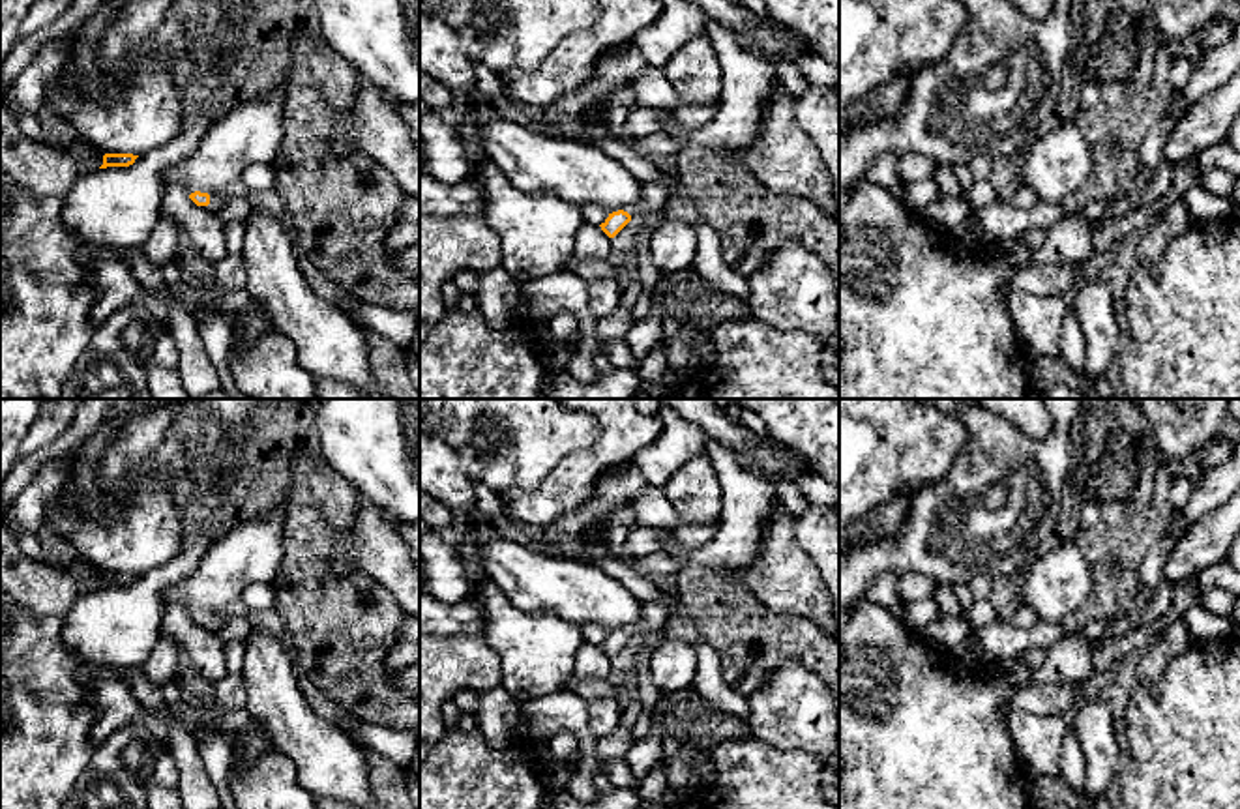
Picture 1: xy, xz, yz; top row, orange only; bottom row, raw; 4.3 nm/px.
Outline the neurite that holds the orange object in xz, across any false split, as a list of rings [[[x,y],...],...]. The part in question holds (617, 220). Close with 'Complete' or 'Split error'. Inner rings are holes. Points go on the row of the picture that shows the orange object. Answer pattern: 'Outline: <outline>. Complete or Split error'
Outline: [[[663,182],[642,184],[642,200],[633,210],[618,210],[609,213],[609,217],[599,225],[601,230],[614,238],[633,217],[656,213],[667,206],[667,187]]]. Split error

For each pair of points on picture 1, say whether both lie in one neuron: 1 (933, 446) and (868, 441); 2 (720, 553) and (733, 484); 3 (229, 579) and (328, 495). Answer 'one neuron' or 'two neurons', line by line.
1: one neuron
2: one neuron
3: two neurons

